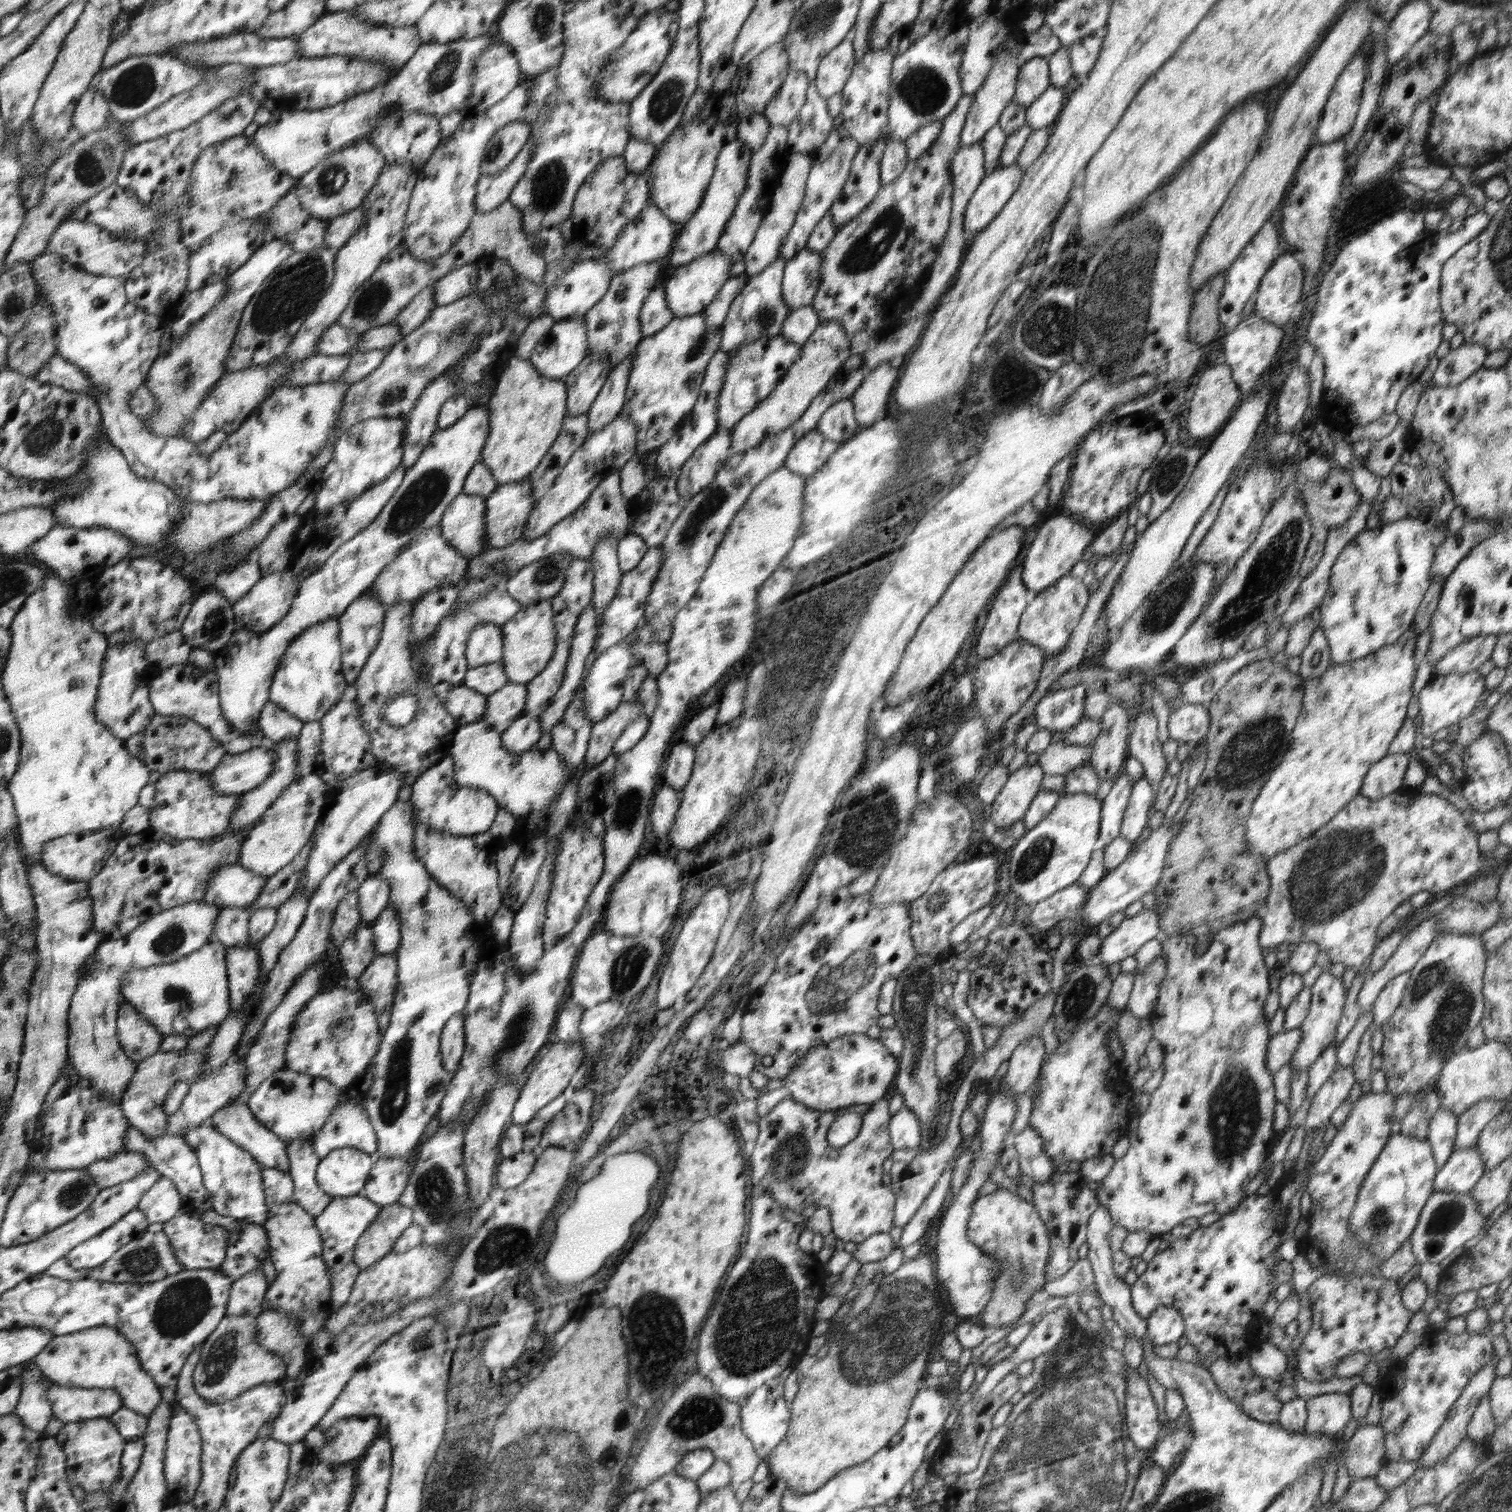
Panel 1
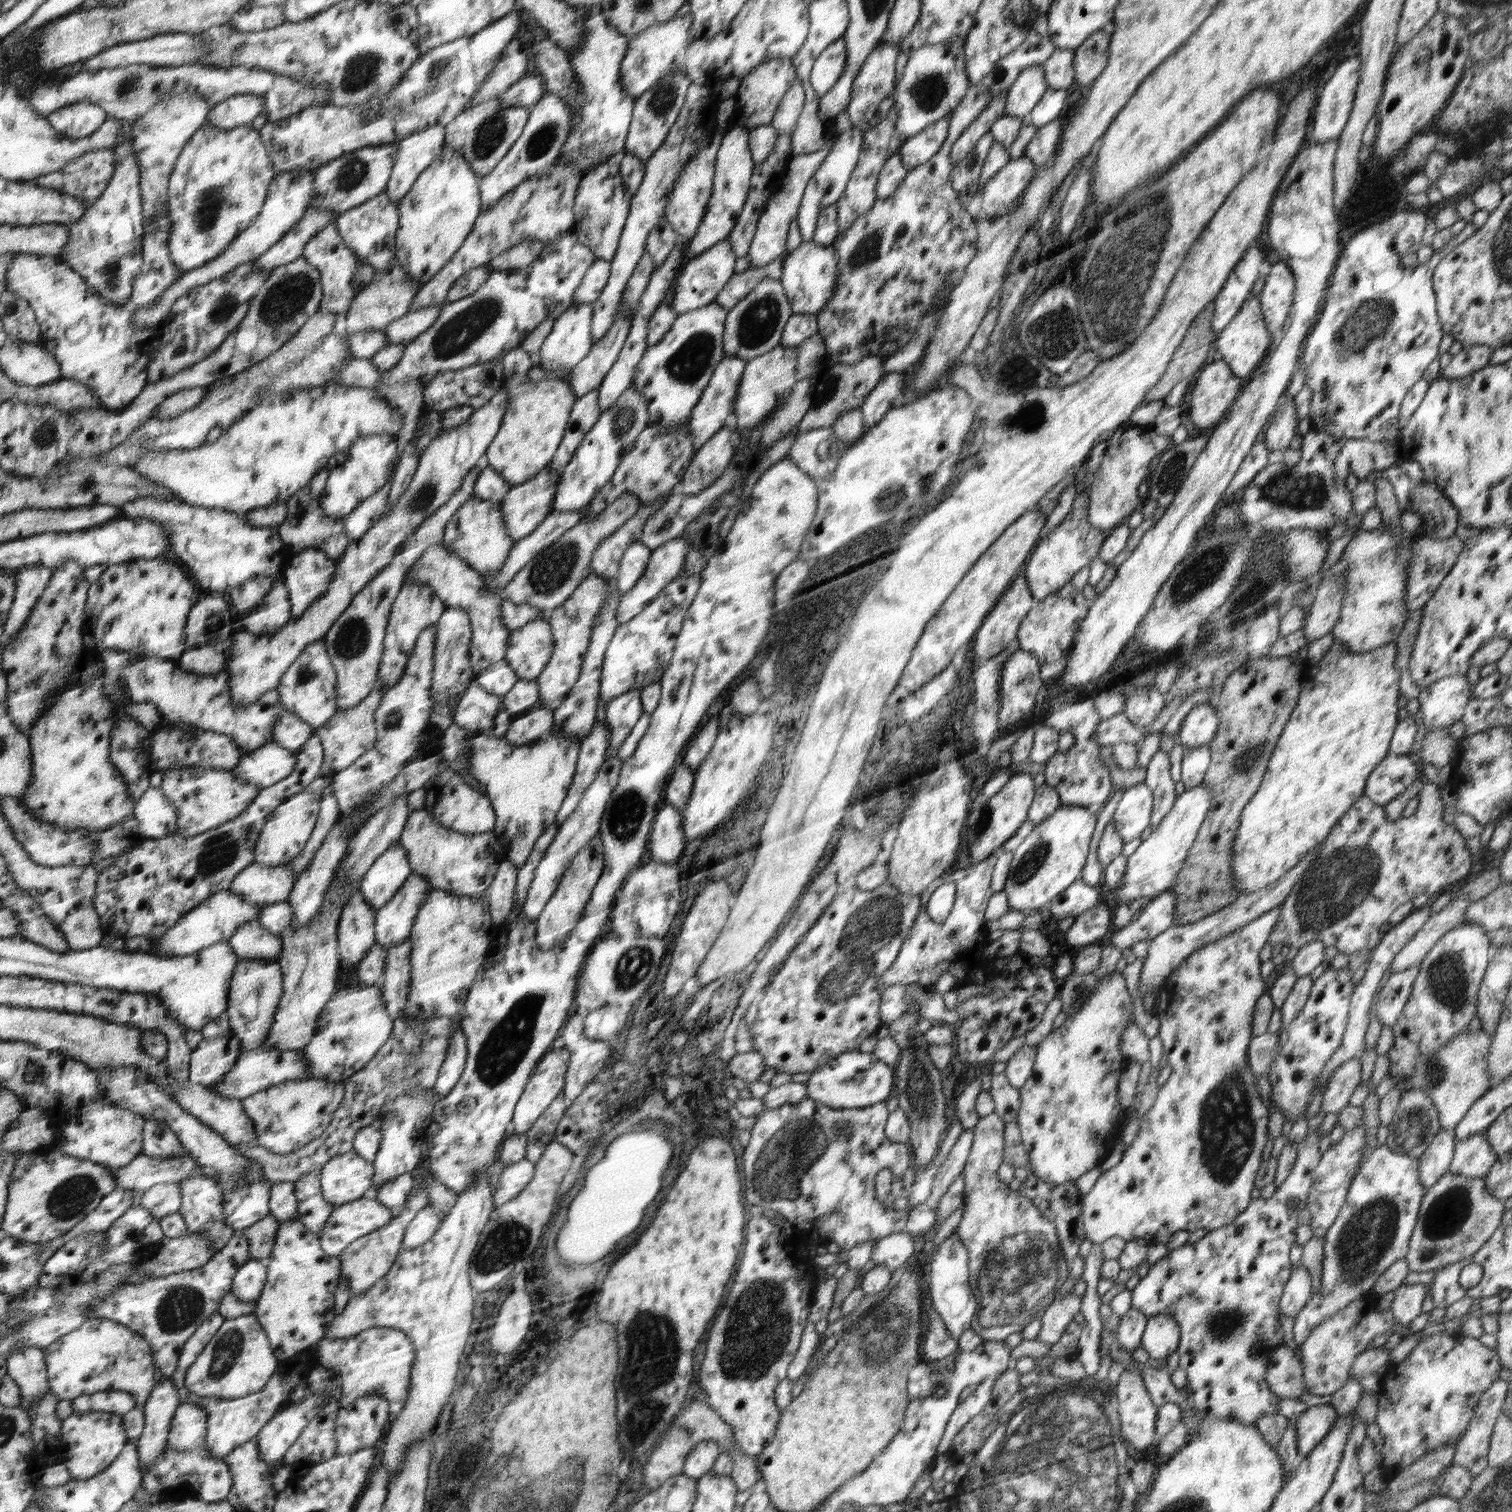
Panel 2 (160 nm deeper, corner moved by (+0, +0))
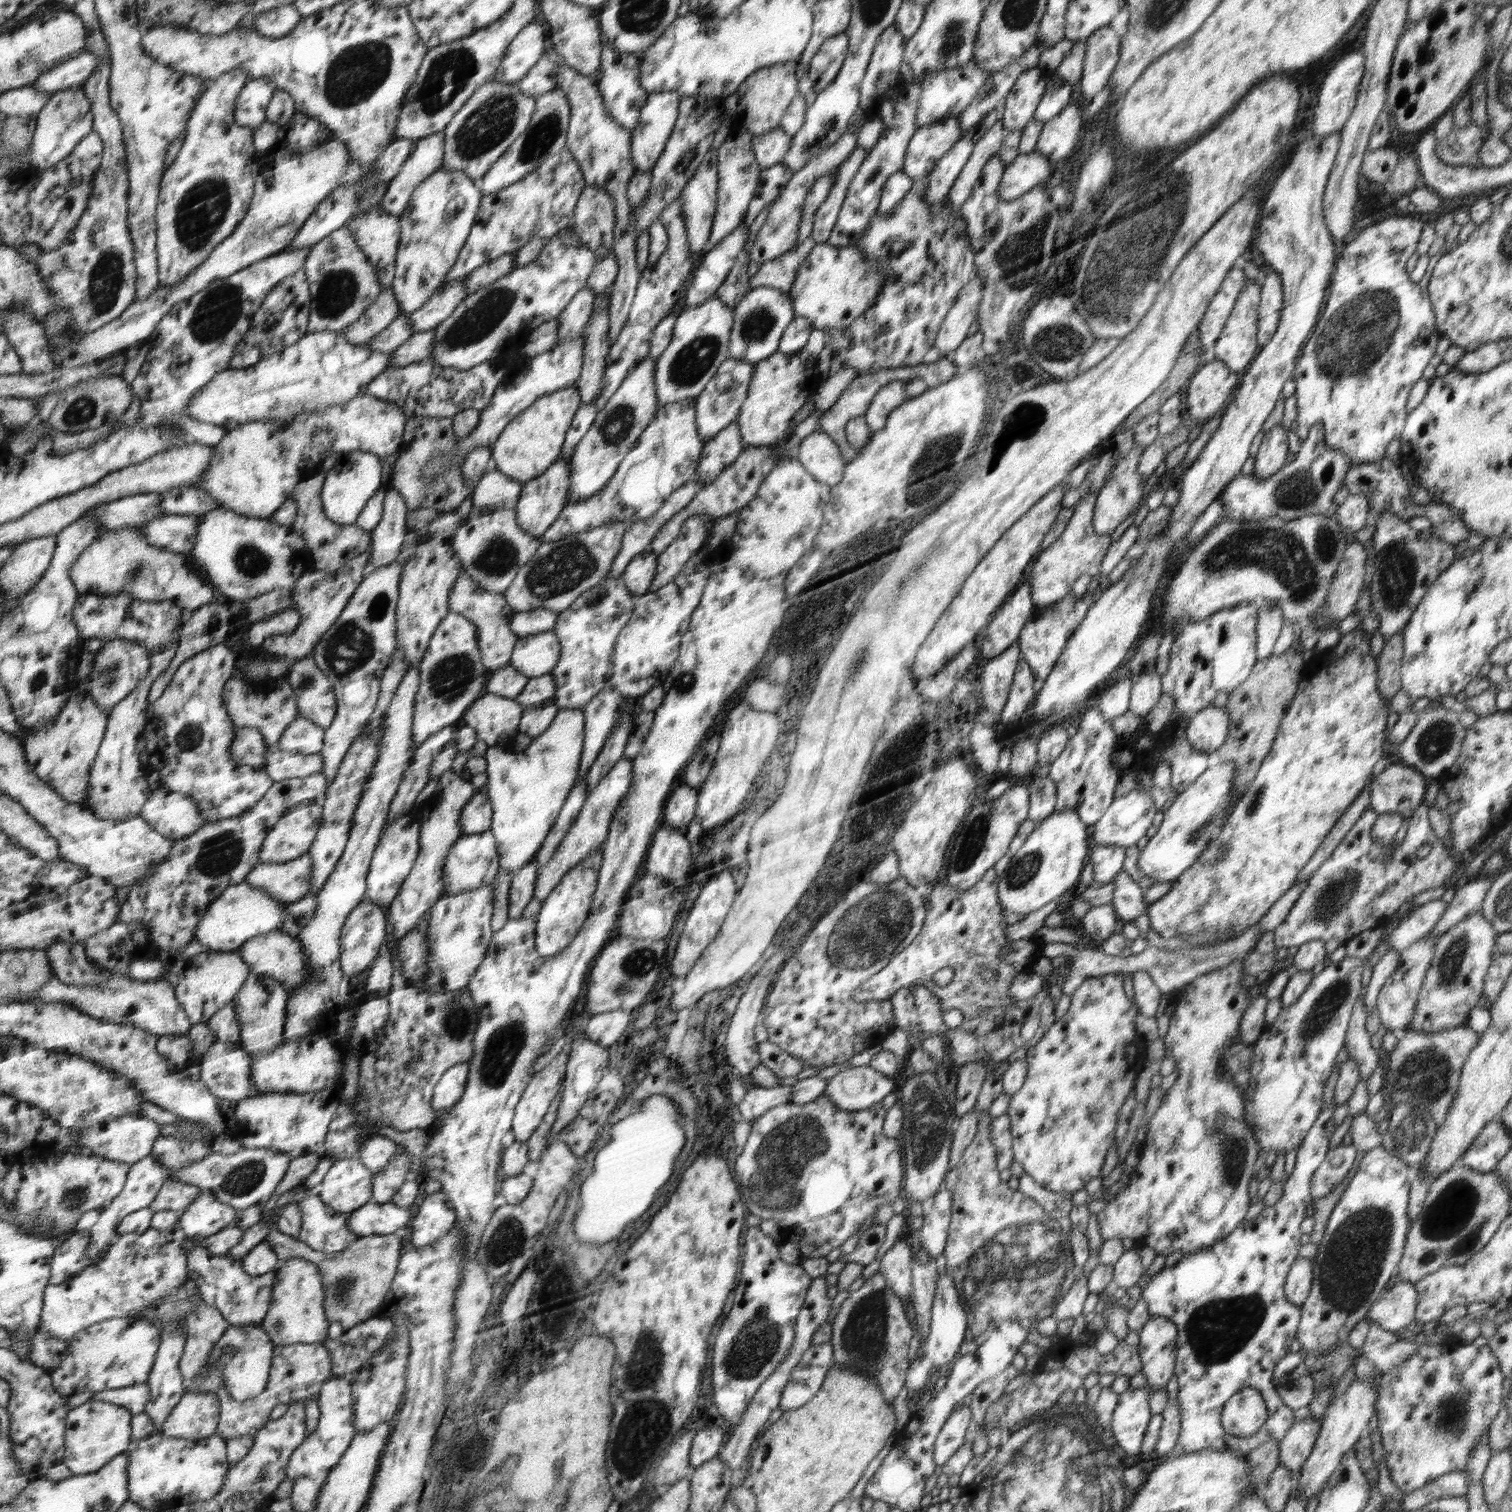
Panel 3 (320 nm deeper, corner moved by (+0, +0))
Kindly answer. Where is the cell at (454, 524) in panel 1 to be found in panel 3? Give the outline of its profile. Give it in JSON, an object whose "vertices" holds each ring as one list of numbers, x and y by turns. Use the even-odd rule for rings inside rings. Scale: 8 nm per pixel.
{"vertices":[[514,509,485,511,476,520,461,523,449,540,461,567,474,582,482,590,500,593,509,588,517,572,534,557,541,543,537,537,520,528]]}

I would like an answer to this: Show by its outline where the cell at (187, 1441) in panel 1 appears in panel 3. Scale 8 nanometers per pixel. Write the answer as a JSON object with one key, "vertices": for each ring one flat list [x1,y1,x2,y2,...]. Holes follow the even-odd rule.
{"vertices":[[184,1391,172,1414,161,1424,160,1433,170,1438,206,1439,217,1433,220,1420,216,1394]]}

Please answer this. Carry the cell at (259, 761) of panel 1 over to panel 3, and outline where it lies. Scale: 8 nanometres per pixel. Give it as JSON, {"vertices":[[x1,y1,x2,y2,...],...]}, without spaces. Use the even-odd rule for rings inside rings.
{"vertices":[[267,749,267,757,262,773,266,773,274,783,287,778,304,778,312,774,321,774,323,758,319,753,300,754,292,751]]}

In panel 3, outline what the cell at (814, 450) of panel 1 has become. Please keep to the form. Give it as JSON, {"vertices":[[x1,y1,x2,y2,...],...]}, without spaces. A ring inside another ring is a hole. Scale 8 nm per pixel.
{"vertices":[[816,430,804,438,797,451,795,451,794,458,797,458,802,463,804,469,817,482,822,482,832,488,842,481,846,465,845,460,841,452,838,452,838,446,833,442,833,439,822,430]]}

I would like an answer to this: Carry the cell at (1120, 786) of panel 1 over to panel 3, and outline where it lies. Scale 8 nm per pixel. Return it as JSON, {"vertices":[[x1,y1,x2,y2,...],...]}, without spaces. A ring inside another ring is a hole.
{"vertices":[[1091,846,1090,863,1093,868,1095,886,1112,883,1122,870,1122,861,1126,848,1122,846]]}

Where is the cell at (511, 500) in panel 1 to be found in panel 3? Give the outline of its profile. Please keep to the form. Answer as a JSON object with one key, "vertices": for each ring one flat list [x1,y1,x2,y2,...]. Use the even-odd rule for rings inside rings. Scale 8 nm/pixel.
{"vertices":[[561,459,533,481,523,484,514,508,520,528,532,536,540,537,549,530,564,509,570,503,570,459]]}

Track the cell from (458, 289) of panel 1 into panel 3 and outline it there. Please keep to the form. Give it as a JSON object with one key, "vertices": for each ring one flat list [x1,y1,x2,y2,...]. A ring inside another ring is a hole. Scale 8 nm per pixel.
{"vertices":[[515,253,503,254,501,257,495,258,488,264,482,265,480,269,476,269,473,273,470,273,465,279,467,293,476,292,479,288,484,288,495,280,506,276,512,270,515,270,517,267]]}

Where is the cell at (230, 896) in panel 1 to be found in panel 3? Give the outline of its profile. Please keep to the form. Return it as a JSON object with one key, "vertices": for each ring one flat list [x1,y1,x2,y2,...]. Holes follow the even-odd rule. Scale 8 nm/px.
{"vertices":[[306,853,302,857,284,863,261,863,246,876,252,888,264,890,264,894,284,904,300,901,308,895,313,858]]}

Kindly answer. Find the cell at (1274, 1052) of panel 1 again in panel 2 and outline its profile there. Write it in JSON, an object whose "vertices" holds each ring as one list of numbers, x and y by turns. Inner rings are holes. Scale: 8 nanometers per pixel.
{"vertices":[[1265,1033,1252,1038,1252,1042,1247,1048,1247,1063,1255,1076,1266,1076,1278,1044,1280,1044,1280,1039,1276,1033]]}

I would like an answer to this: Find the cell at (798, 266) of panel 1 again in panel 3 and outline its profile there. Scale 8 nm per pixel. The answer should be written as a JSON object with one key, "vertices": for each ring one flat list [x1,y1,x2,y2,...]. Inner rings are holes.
{"vertices":[[827,242,815,243,806,260,801,262,788,296,796,317,809,318,814,329,829,332,835,328,851,326,876,302,882,285,881,266,865,259,854,246,836,247]]}

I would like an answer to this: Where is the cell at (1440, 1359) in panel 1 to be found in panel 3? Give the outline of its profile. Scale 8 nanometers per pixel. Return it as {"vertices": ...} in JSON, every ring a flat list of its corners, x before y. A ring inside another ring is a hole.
{"vertices":[[1424,1341,1412,1358,1399,1366,1392,1366,1379,1375,1376,1420,1378,1421,1385,1461,1394,1484,1402,1492,1412,1492,1426,1486,1449,1472,1464,1470,1472,1449,1489,1432,1498,1411,1506,1398,1506,1379,1498,1368,1496,1355,1489,1345,1476,1347,1463,1343,1449,1351,1444,1347,1433,1346]]}

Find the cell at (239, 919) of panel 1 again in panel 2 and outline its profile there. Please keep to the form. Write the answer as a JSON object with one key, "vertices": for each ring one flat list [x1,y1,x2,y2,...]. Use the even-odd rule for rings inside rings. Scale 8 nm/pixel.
{"vertices":[[250,921,236,929,228,939,234,954,240,959,275,961,283,948,282,937,264,930,258,921]]}

